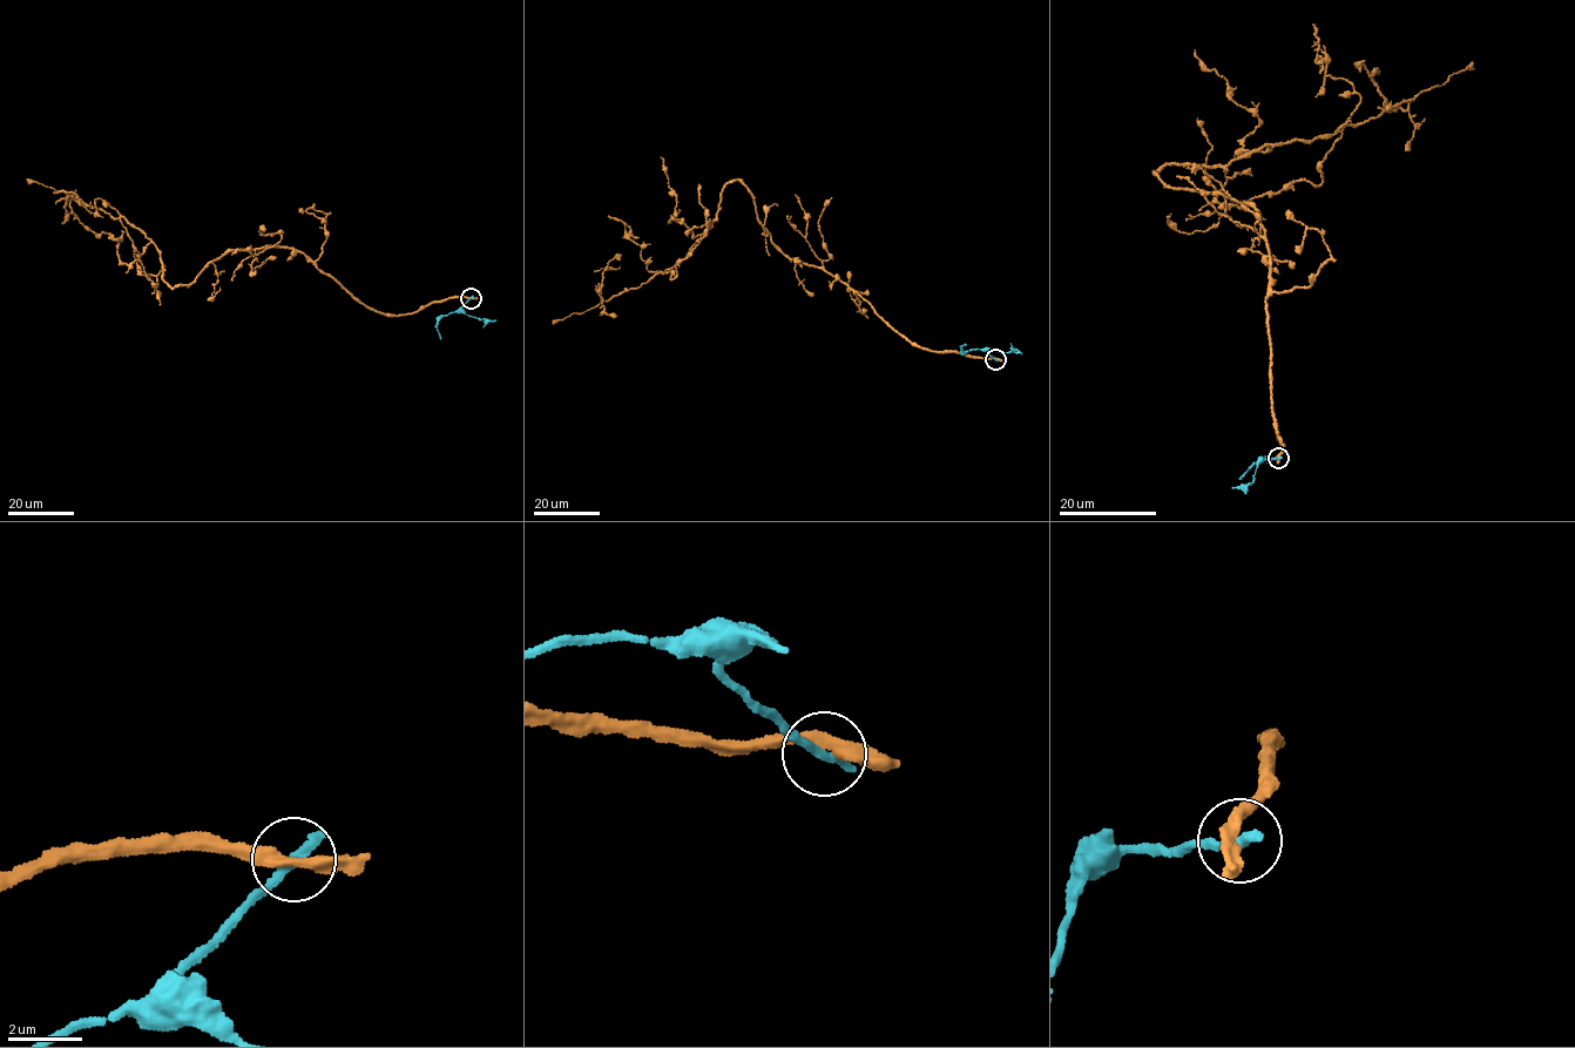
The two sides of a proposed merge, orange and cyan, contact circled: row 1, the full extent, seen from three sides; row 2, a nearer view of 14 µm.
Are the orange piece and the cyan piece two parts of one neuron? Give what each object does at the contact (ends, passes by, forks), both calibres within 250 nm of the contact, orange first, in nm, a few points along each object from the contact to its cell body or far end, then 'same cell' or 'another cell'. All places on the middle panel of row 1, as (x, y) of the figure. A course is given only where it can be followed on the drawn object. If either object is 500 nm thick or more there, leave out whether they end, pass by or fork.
orange passes by; cyan ends; calibres 320 and 320 nm; course orange (995, 359), (914, 346), (836, 277), (788, 258), (738, 180), (685, 257), (602, 301), (603, 271), (620, 258); course cyan (995, 359), (984, 350), (964, 351), (961, 346), (965, 344); another cell

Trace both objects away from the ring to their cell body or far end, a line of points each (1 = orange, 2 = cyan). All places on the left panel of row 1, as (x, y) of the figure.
1: (471, 298), (391, 315), (276, 247), (224, 254), (173, 288), (123, 217), (74, 200), (67, 216), (75, 189)
2: (471, 298), (458, 311), (440, 318), (437, 328), (440, 339)

